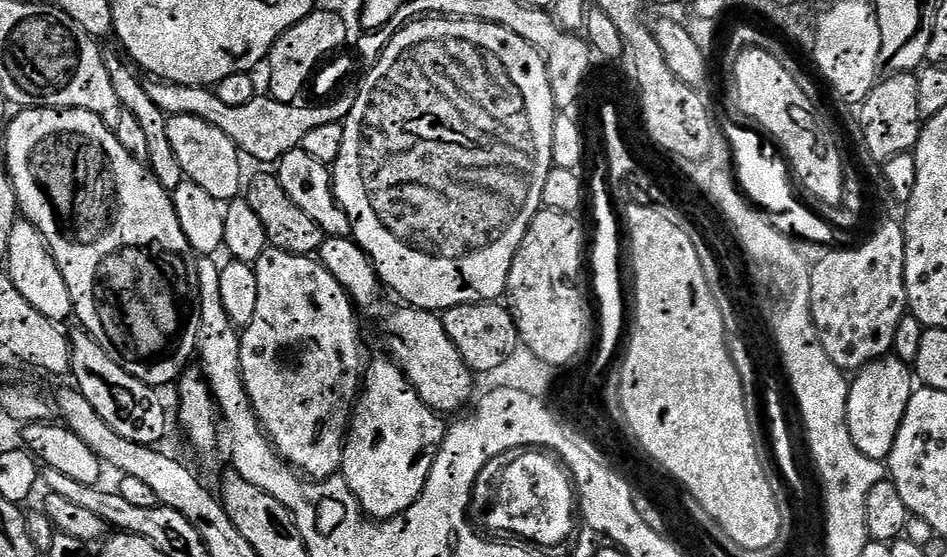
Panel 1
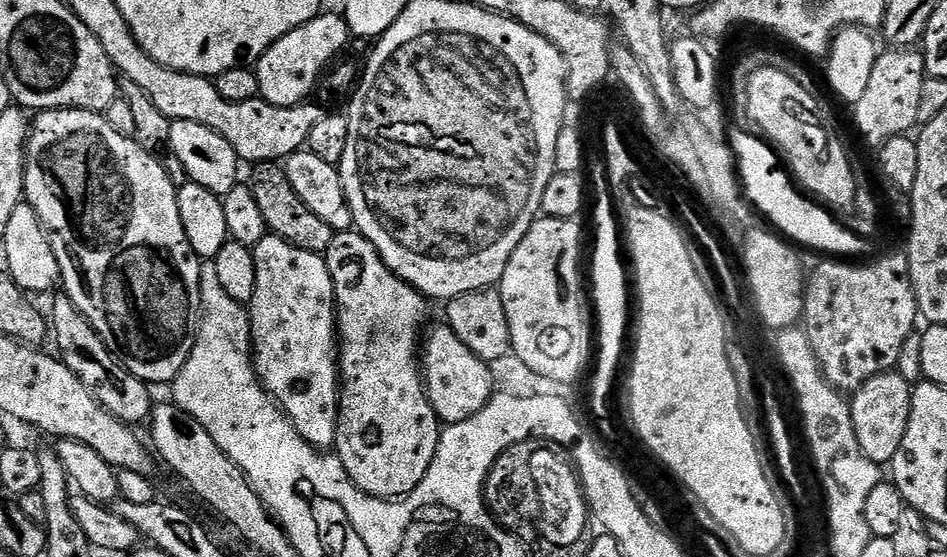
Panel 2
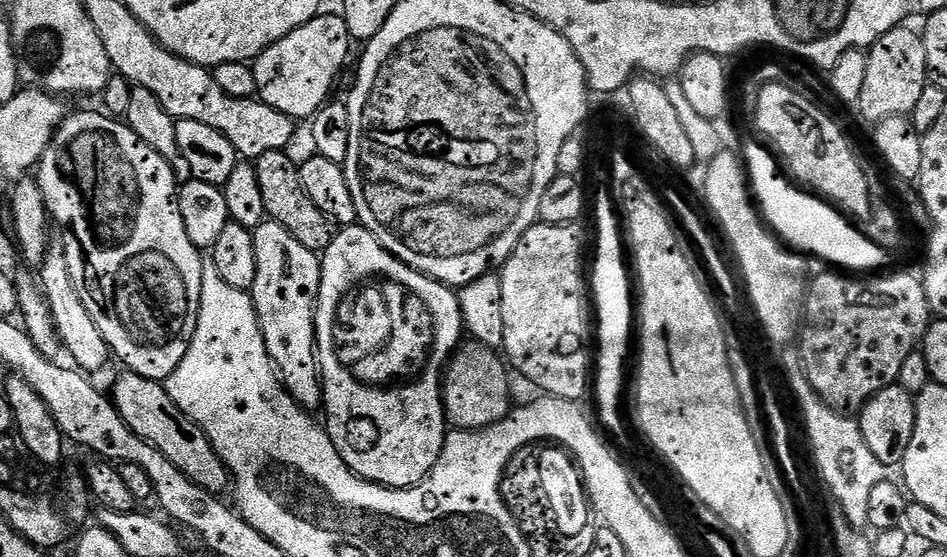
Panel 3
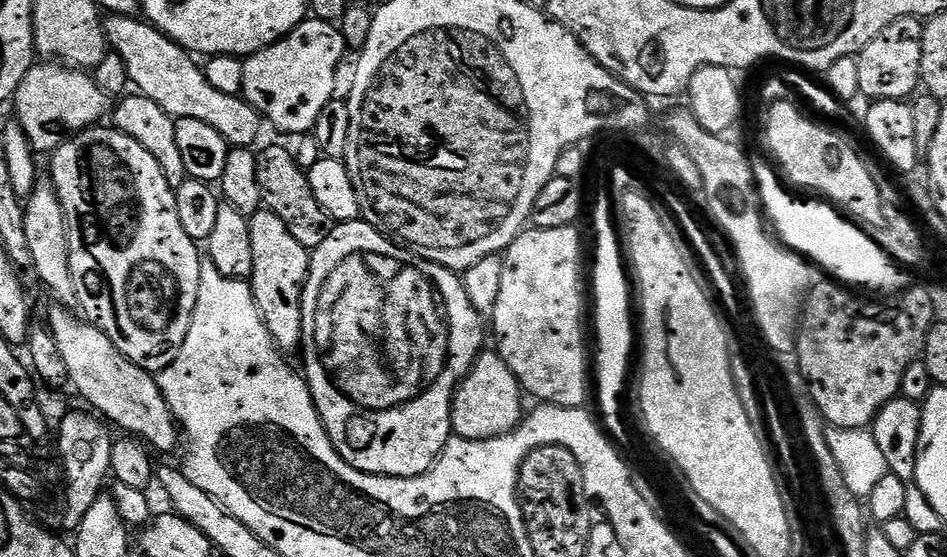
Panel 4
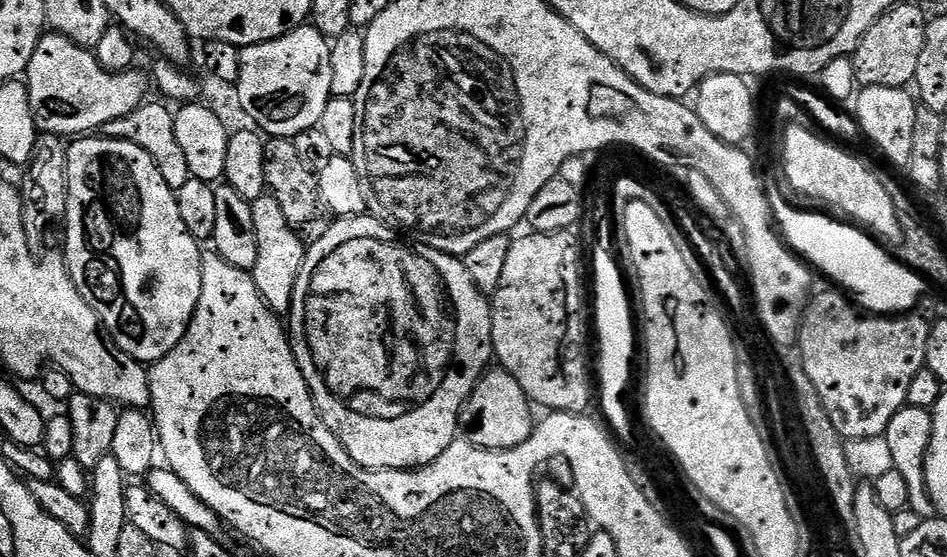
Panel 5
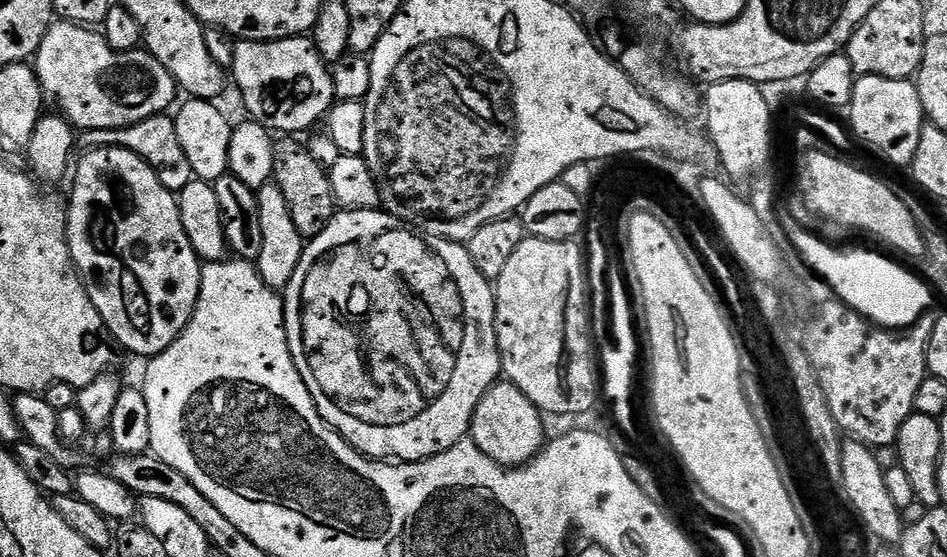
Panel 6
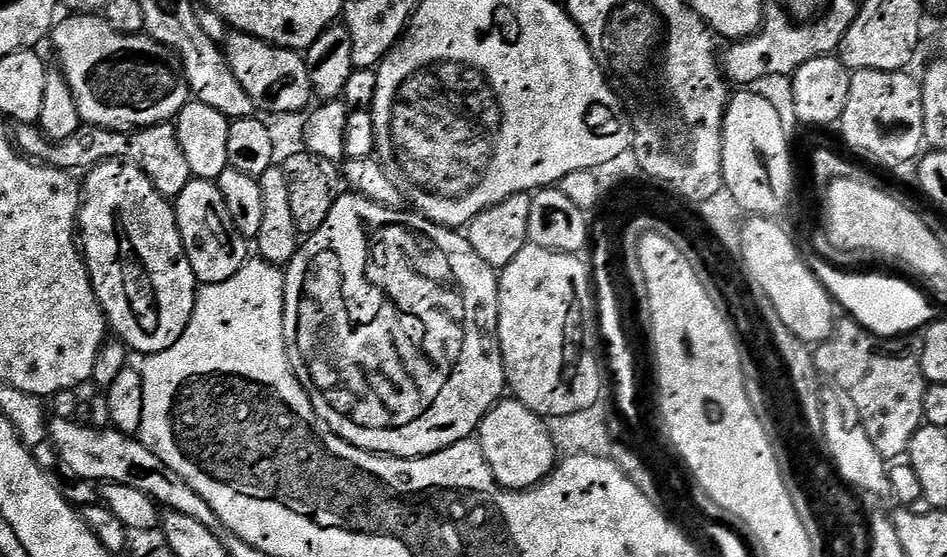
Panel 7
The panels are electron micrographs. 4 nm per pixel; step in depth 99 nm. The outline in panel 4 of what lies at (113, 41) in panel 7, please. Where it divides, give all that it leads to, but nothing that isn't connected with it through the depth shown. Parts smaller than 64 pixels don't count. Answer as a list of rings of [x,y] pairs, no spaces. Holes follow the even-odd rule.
[[[36,62],[16,88],[15,123],[26,134],[37,153],[51,153],[69,136],[101,123],[109,115],[110,98],[87,71],[59,62]]]

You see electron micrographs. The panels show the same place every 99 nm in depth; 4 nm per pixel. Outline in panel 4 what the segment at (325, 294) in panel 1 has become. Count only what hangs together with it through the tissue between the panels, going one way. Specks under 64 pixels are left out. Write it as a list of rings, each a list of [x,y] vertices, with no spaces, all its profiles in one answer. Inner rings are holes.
[[[269,208],[248,217],[250,226],[250,250],[254,250],[254,270],[250,277],[252,293],[261,318],[266,322],[281,353],[289,354],[301,347],[302,338],[302,294],[308,277],[309,249],[303,248],[286,230],[286,222],[278,218]]]

